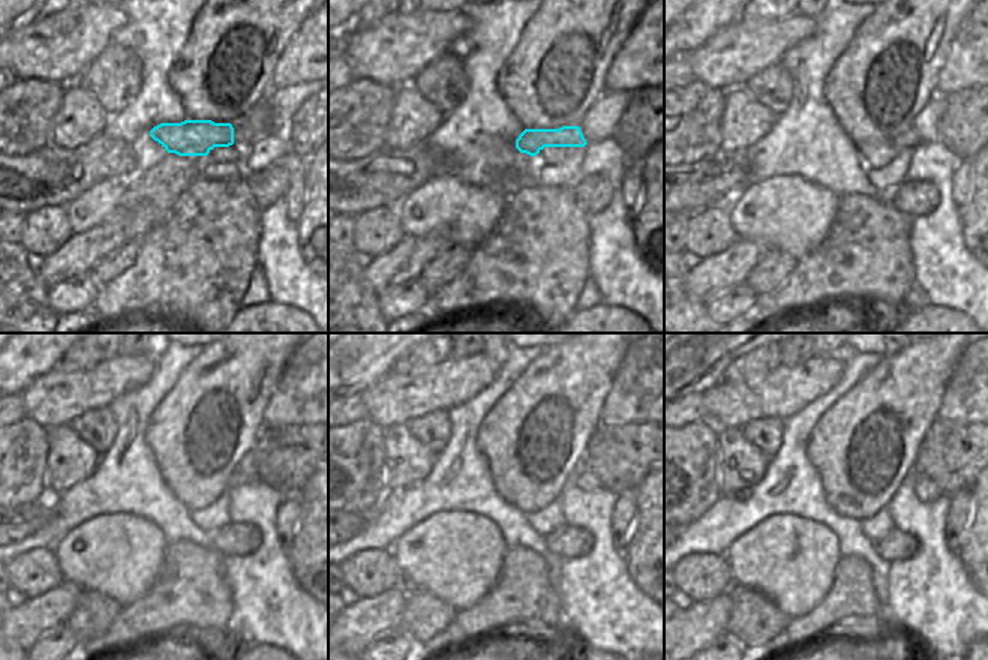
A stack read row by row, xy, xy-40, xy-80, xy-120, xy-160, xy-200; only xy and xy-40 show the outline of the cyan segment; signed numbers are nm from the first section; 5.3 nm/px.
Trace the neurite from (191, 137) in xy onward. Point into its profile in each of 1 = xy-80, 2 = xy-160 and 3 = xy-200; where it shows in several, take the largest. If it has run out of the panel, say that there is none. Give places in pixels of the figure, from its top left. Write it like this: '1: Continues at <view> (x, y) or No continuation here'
1: Continues at xy-80 (909, 138)
2: Continues at xy-160 (586, 482)
3: Continues at xy-200 (925, 491)

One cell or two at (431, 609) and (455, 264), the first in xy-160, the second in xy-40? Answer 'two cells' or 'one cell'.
one cell

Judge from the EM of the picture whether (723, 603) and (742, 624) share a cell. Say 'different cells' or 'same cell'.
different cells

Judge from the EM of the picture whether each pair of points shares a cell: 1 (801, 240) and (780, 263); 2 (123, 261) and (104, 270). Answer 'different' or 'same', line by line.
1: different
2: same

